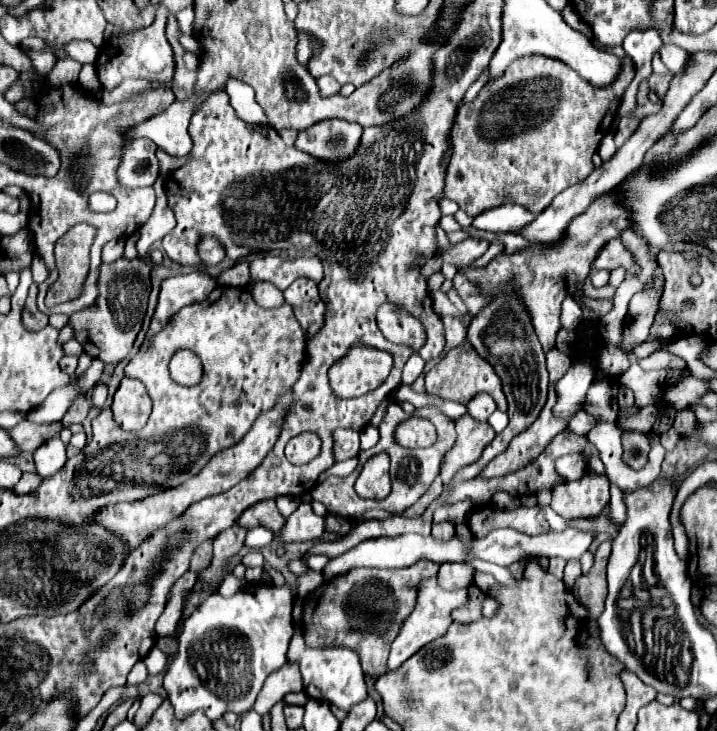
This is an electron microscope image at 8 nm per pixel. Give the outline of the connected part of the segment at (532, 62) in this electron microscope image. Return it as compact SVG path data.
M532 55L532 57L516 59L516 63L512 63L512 67L508 67L508 71L504 71L504 75L500 79L486 83L482 87L480 95L470 105L464 105L464 109L458 111L456 123L454 123L454 153L452 153L452 159L448 163L448 171L446 171L446 187L444 187L446 197L456 201L460 205L460 209L466 211L466 215L470 215L470 217L476 217L482 211L488 211L488 209L494 209L494 207L500 207L500 205L506 205L506 203L516 203L516 205L528 207L534 213L540 213L542 209L546 209L552 203L552 199L560 191L564 191L570 185L584 181L592 173L592 169L594 169L592 155L598 151L602 137L610 129L610 125L616 117L616 111L618 111L618 105L622 101L622 93L626 91L628 85L630 85L630 81L616 81L608 89L598 89L598 87L592 87L588 81L580 79L580 75L576 75L576 71L572 71L572 67L560 63L558 59L548 59L544 55Z

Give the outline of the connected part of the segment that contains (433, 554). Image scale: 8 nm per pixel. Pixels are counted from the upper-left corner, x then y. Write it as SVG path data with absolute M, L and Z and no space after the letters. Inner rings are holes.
M402 535L402 537L380 537L380 539L372 539L372 541L364 541L358 547L346 551L340 557L334 557L326 569L322 571L326 579L332 579L352 567L382 567L382 569L402 569L402 567L410 567L412 563L420 561L420 559L432 559L436 563L444 563L444 561L464 561L466 559L466 551L464 545L452 537L448 541L438 541L432 535Z

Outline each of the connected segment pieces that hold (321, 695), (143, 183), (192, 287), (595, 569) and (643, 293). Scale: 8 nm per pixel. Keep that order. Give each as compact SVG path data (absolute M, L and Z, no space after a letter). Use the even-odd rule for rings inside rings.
M294 625L294 637L288 649L288 659L294 659L300 663L300 673L304 681L304 691L310 699L334 703L340 709L350 709L352 705L360 703L366 699L366 683L364 683L364 673L360 667L360 659L356 651L348 647L318 647L318 649L308 649L304 645L304 639L300 635L301 630Z
M134 139L122 151L118 179L126 187L150 187L160 175L156 145L150 139Z
M192 271L185 275L178 275L167 278L161 284L161 290L158 296L157 306L154 317L151 319L150 331L148 335L152 335L152 331L158 331L160 325L166 325L166 321L182 307L192 305L204 301L211 291L216 287L217 278L200 271Z
M610 541L602 543L598 551L594 553L594 565L588 573L580 575L580 579L574 583L574 595L580 603L584 603L590 611L592 619L598 619L604 611L604 599L606 599L606 561L608 561Z
M658 266L654 279L645 283L643 289L634 294L628 304L628 313L622 325L622 351L632 353L634 347L642 345L648 339L648 329L654 321L654 311L658 308L663 290L664 277Z

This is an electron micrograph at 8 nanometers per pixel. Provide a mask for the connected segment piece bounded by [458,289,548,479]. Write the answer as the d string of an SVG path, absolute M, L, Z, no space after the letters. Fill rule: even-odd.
M504 289L504 291L496 293L490 299L490 303L472 319L466 337L472 343L472 347L476 349L476 353L480 357L484 357L496 369L498 377L502 379L502 389L504 389L504 395L508 399L510 423L484 449L480 463L472 463L472 465L460 469L458 479L476 477L480 473L480 469L484 465L488 465L488 461L492 461L496 455L500 455L518 433L528 429L538 419L540 407L544 407L544 403L546 403L546 387L548 387L548 371L546 371L544 351L538 343L530 313L528 313L522 297L518 295L518 291Z

